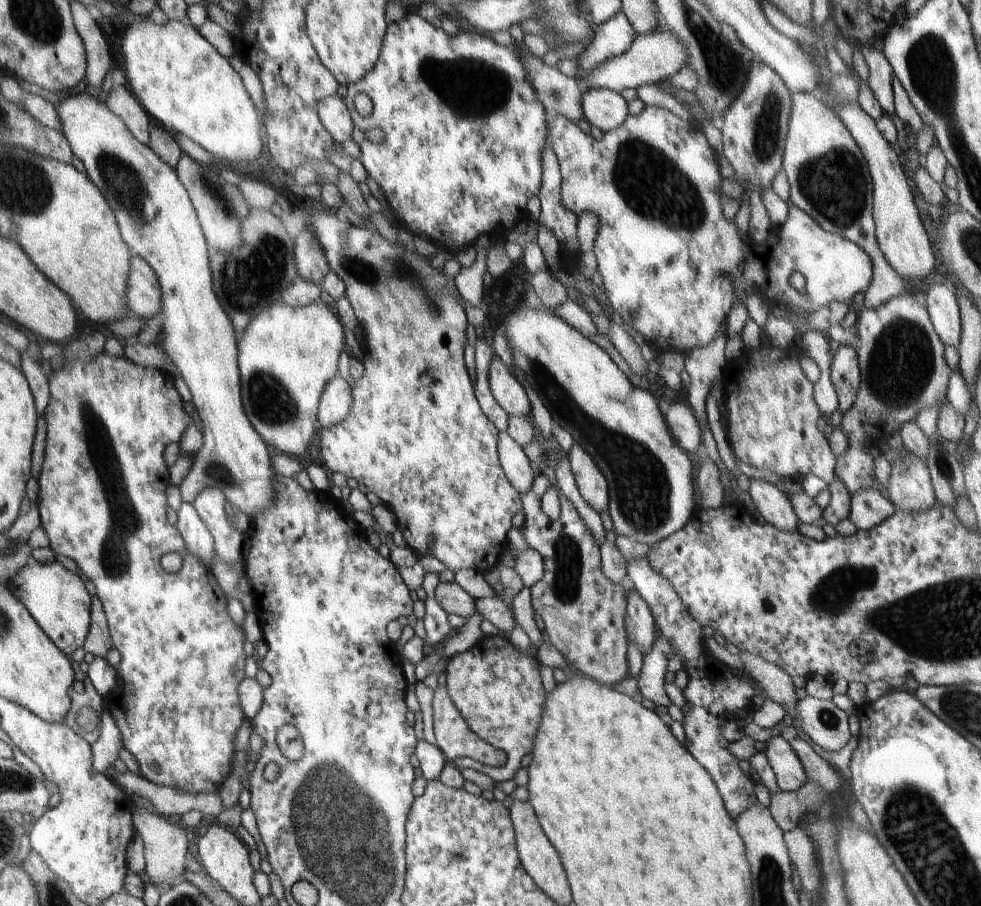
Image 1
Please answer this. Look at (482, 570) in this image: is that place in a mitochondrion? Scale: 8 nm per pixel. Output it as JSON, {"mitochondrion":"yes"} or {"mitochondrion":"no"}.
{"mitochondrion":"no"}

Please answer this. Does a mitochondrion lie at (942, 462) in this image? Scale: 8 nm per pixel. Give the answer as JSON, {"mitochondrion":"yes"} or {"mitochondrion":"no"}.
{"mitochondrion":"yes"}

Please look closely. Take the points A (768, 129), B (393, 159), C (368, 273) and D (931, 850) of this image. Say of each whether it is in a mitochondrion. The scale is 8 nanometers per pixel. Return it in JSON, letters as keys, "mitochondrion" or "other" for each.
{"A":"mitochondrion","B":"other","C":"mitochondrion","D":"mitochondrion"}

